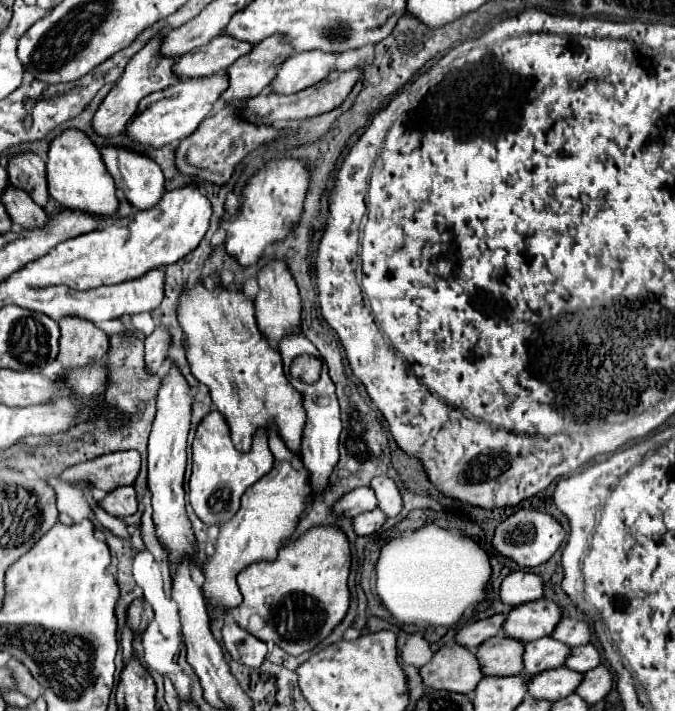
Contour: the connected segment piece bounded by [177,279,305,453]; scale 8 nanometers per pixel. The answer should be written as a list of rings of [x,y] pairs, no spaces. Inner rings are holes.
[[[203,279],[185,285],[179,297],[177,321],[185,333],[187,361],[193,377],[209,387],[215,407],[225,415],[231,427],[231,439],[239,451],[249,451],[255,429],[275,421],[285,445],[299,453],[305,425],[301,393],[293,389],[283,373],[279,351],[263,337],[255,323],[253,299],[241,289],[227,289],[221,281],[209,291]]]

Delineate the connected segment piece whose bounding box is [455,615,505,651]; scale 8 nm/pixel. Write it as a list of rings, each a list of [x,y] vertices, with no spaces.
[[[493,615],[487,619],[475,621],[471,625],[465,625],[461,631],[457,631],[455,643],[467,647],[469,651],[475,651],[483,641],[487,641],[489,637],[495,637],[501,631],[503,621],[505,621],[503,615]]]

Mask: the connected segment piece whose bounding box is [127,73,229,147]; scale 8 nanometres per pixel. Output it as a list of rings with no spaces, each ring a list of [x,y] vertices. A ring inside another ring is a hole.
[[[217,73],[217,77],[197,77],[197,81],[177,81],[161,93],[147,95],[139,103],[137,115],[127,125],[129,137],[133,141],[147,143],[153,147],[163,147],[189,137],[199,127],[199,123],[211,113],[213,103],[227,89],[227,85],[227,73]]]

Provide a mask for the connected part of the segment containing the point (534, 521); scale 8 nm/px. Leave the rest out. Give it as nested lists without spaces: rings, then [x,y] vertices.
[[[519,509],[505,521],[501,521],[495,529],[495,535],[491,539],[491,545],[507,559],[515,561],[521,567],[535,567],[545,563],[563,543],[565,529],[549,515],[535,509]]]

